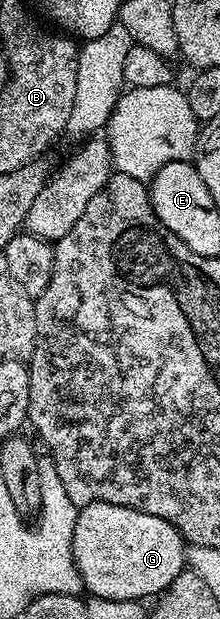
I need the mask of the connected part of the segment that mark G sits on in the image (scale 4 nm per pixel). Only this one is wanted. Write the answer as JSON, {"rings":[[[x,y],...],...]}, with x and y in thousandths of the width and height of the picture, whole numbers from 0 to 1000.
{"rings":[[[423,808],[400,817],[355,822],[355,835],[345,837],[345,850],[336,861],[318,871],[327,876],[327,895],[336,897],[336,911],[355,918],[355,926],[373,935],[373,948],[400,958],[414,956],[427,963],[450,963],[450,971],[464,973],[645,973],[659,971],[659,963],[686,966],[714,964],[723,960],[755,955],[791,935],[836,922],[855,911],[855,880],[832,872],[823,863],[800,856],[800,850],[782,850],[745,837],[709,837],[668,827],[641,827],[586,817],[527,817],[509,811],[473,811],[468,808]]]}

